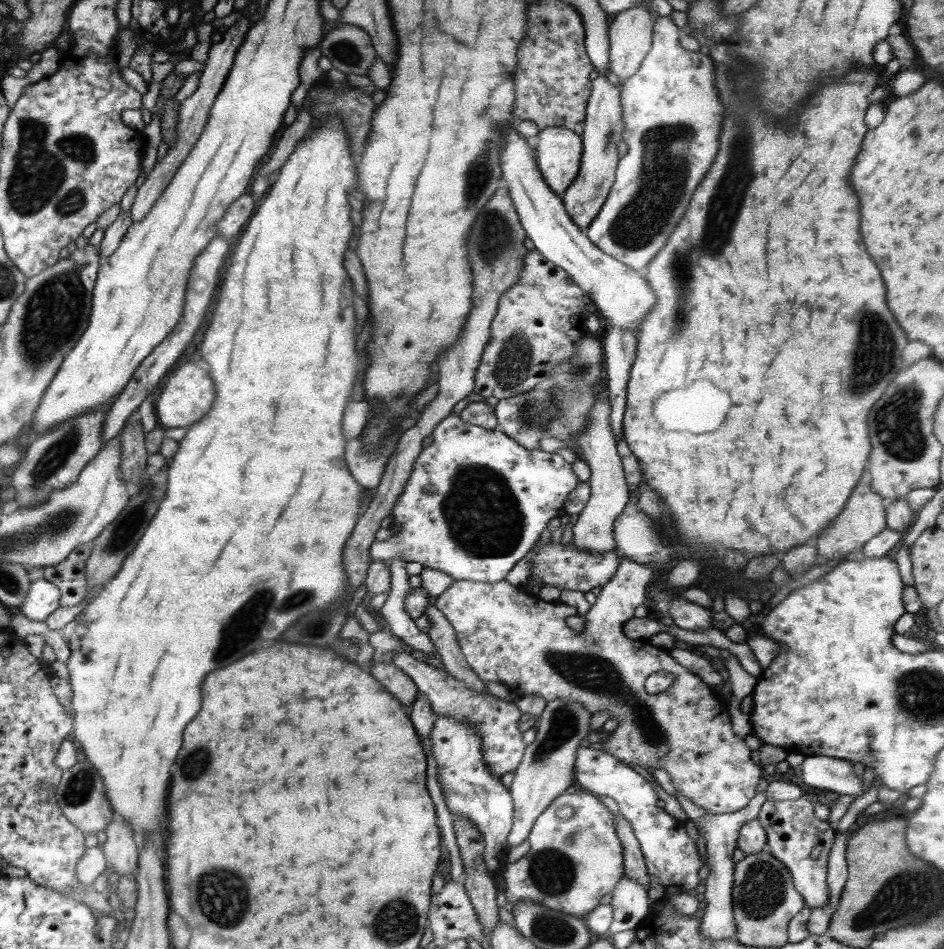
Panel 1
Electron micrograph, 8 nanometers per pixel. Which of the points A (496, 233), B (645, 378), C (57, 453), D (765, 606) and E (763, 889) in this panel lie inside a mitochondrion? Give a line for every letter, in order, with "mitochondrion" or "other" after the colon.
A: mitochondrion
B: other
C: mitochondrion
D: other
E: mitochondrion

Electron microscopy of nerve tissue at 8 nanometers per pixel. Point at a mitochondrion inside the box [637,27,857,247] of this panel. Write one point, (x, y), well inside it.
(755, 57)

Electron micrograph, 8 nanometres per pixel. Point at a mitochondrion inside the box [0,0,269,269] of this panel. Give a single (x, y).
(42, 174)

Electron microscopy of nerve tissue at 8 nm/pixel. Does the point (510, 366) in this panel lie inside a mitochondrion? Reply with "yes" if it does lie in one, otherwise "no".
yes

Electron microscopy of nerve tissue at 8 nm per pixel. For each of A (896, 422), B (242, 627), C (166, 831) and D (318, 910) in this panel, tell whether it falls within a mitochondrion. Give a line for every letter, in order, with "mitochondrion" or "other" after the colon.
A: mitochondrion
B: mitochondrion
C: other
D: other

